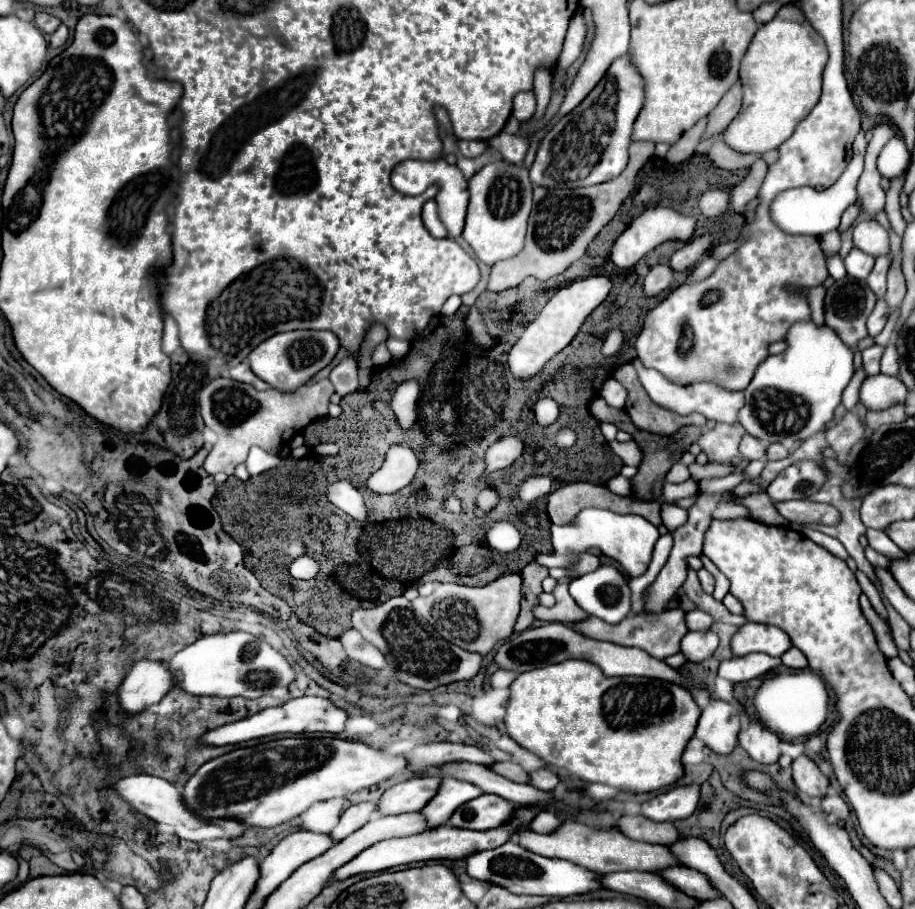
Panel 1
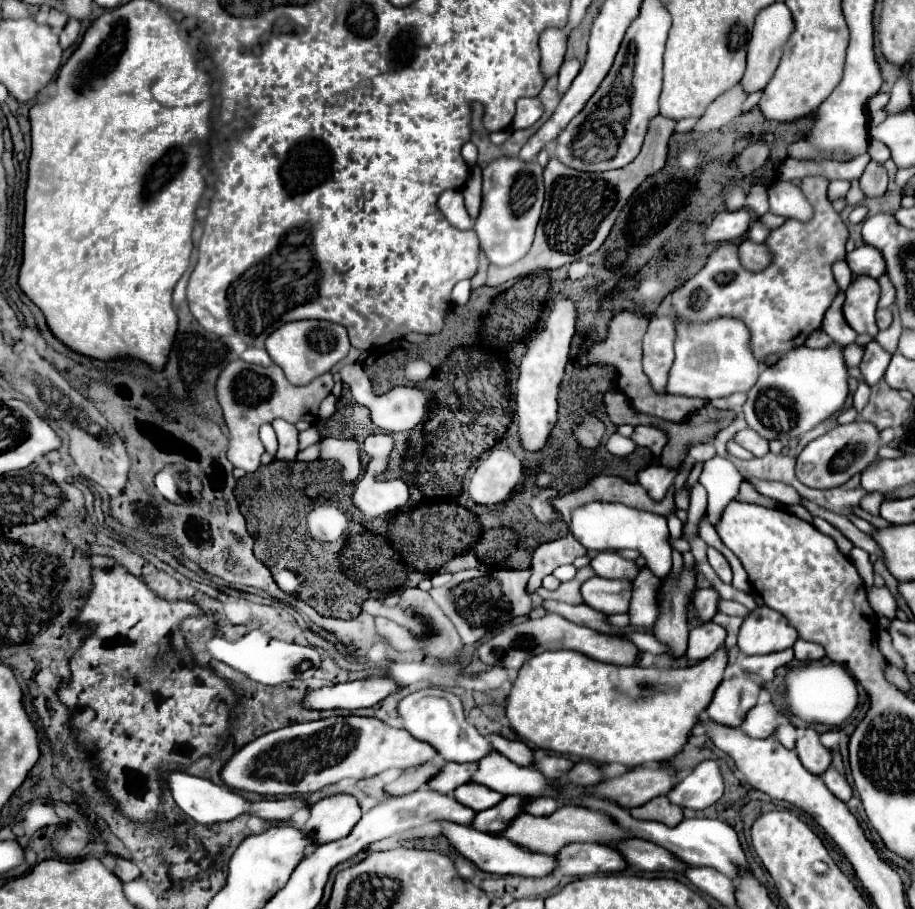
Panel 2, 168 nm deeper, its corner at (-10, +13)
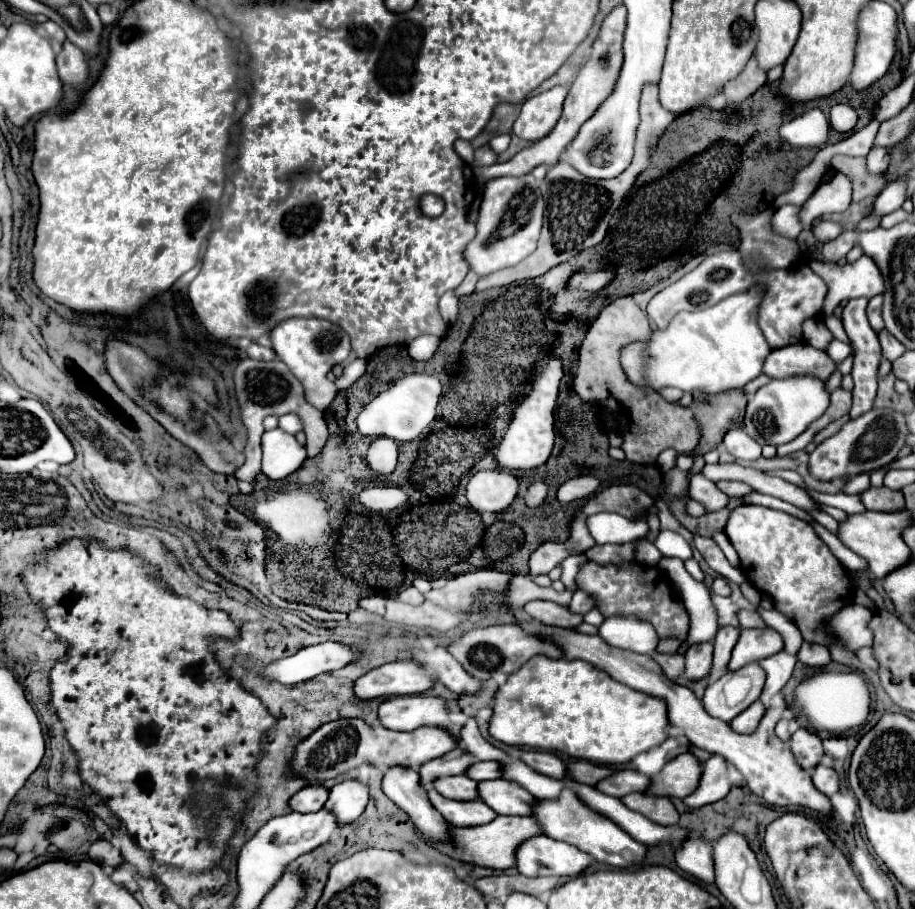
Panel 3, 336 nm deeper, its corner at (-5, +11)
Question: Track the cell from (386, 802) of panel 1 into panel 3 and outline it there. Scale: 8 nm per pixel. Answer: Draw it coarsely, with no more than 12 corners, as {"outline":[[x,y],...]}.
{"outline":[[475,762],[465,776],[481,780],[499,778],[497,762]]}

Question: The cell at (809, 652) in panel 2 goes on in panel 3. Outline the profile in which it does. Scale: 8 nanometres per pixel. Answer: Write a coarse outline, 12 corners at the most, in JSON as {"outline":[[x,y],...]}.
{"outline":[[803,642],[797,660],[821,668],[831,662],[829,650]]}

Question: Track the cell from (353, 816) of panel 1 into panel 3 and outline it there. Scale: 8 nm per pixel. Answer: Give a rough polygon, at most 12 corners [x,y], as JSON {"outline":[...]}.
{"outline":[[461,748],[419,768],[421,786],[437,778],[463,774],[471,764]]}

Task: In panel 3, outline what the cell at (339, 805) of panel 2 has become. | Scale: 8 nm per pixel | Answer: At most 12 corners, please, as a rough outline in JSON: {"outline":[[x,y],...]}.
{"outline":[[357,780],[329,790],[325,808],[339,826],[355,822],[369,800]]}

